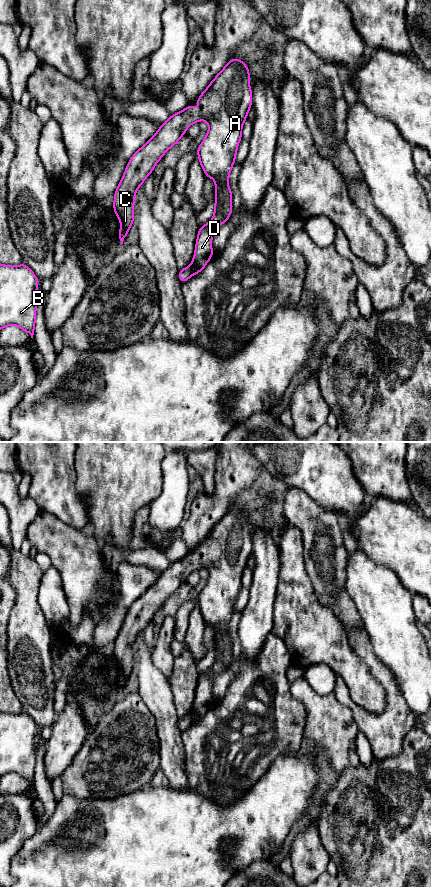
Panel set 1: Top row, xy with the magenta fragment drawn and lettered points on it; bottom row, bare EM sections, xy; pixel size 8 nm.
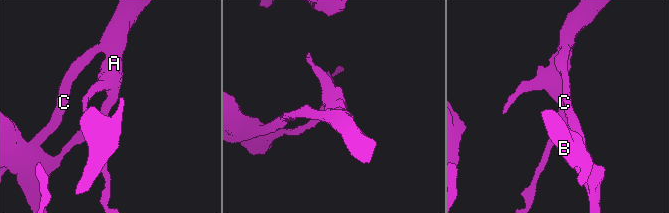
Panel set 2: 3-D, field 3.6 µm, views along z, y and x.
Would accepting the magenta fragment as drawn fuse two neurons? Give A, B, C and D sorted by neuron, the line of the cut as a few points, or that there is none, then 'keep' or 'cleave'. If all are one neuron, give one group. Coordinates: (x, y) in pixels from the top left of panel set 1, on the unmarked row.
A C D / B | xy (191, 712), (192, 723) | cleave

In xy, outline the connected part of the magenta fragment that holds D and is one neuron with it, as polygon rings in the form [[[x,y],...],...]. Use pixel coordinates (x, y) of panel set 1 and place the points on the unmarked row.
[[[233,505],[196,548],[200,555],[199,560],[190,552],[184,558],[171,563],[166,570],[161,572],[154,584],[130,606],[124,623],[114,641],[113,657],[121,672],[118,681],[121,692],[123,692],[132,671],[135,669],[133,656],[136,639],[148,623],[153,620],[154,614],[160,609],[162,604],[178,591],[188,575],[204,567],[209,573],[209,578],[203,590],[197,596],[197,603],[206,626],[210,625],[215,628],[216,649],[214,651],[213,666],[198,678],[195,700],[192,707],[192,724],[204,717],[208,709],[213,705],[213,684],[211,678],[226,671],[233,658],[232,640],[228,633],[228,627],[231,616],[235,612],[239,590],[242,587],[241,578],[252,553],[249,523],[250,519],[246,512]]]

